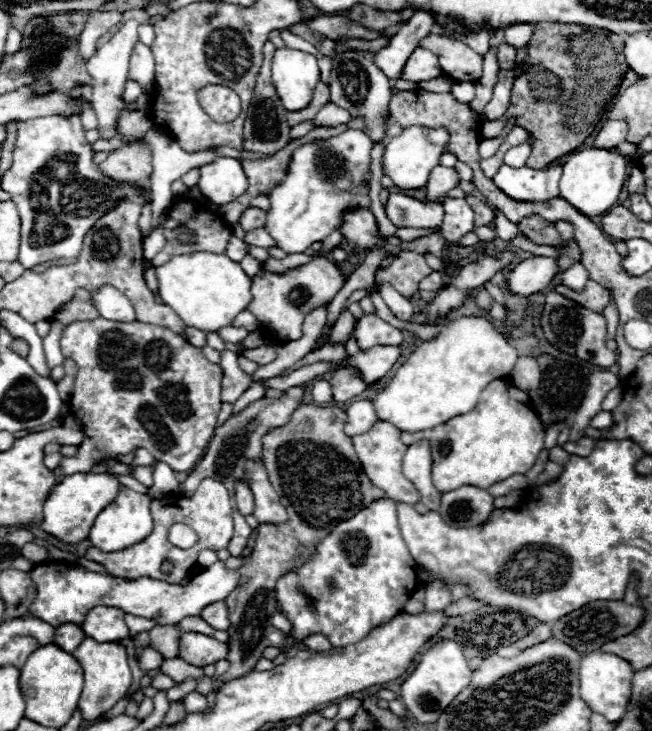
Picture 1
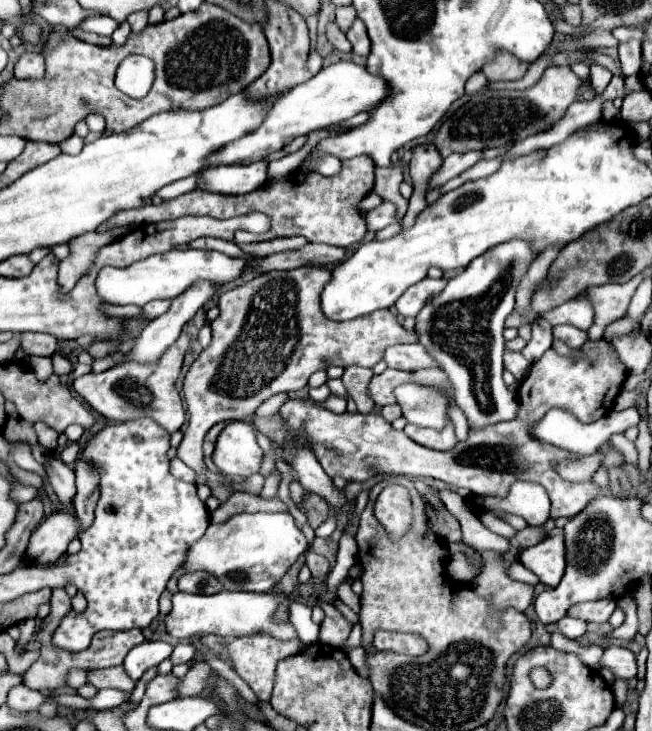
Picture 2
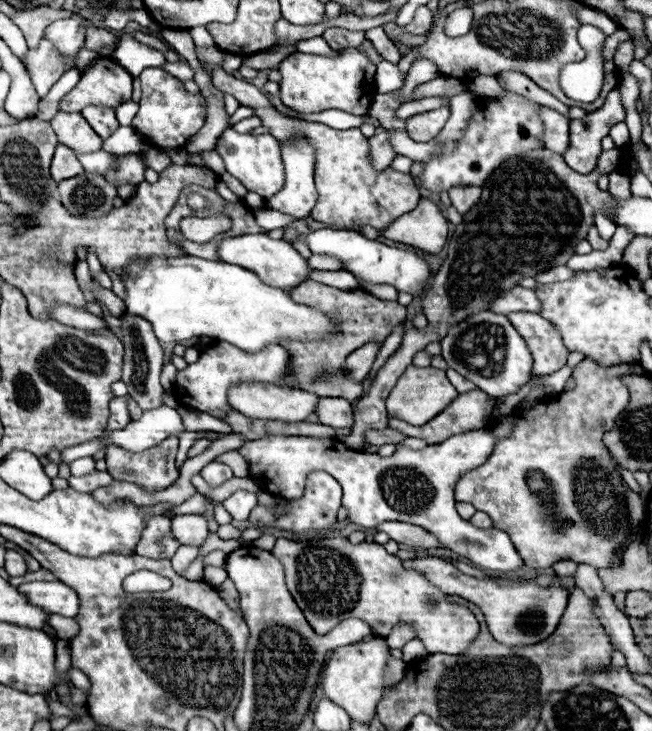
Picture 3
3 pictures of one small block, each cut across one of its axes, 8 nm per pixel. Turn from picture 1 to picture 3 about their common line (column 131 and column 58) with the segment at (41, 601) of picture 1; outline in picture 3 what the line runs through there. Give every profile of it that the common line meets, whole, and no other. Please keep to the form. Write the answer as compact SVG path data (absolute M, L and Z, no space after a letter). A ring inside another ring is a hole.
M60 580L24 582L18 586L18 590L22 594L26 594L32 604L44 608L50 614L62 614L62 616L76 616L78 614L78 608L80 608L78 594Z

